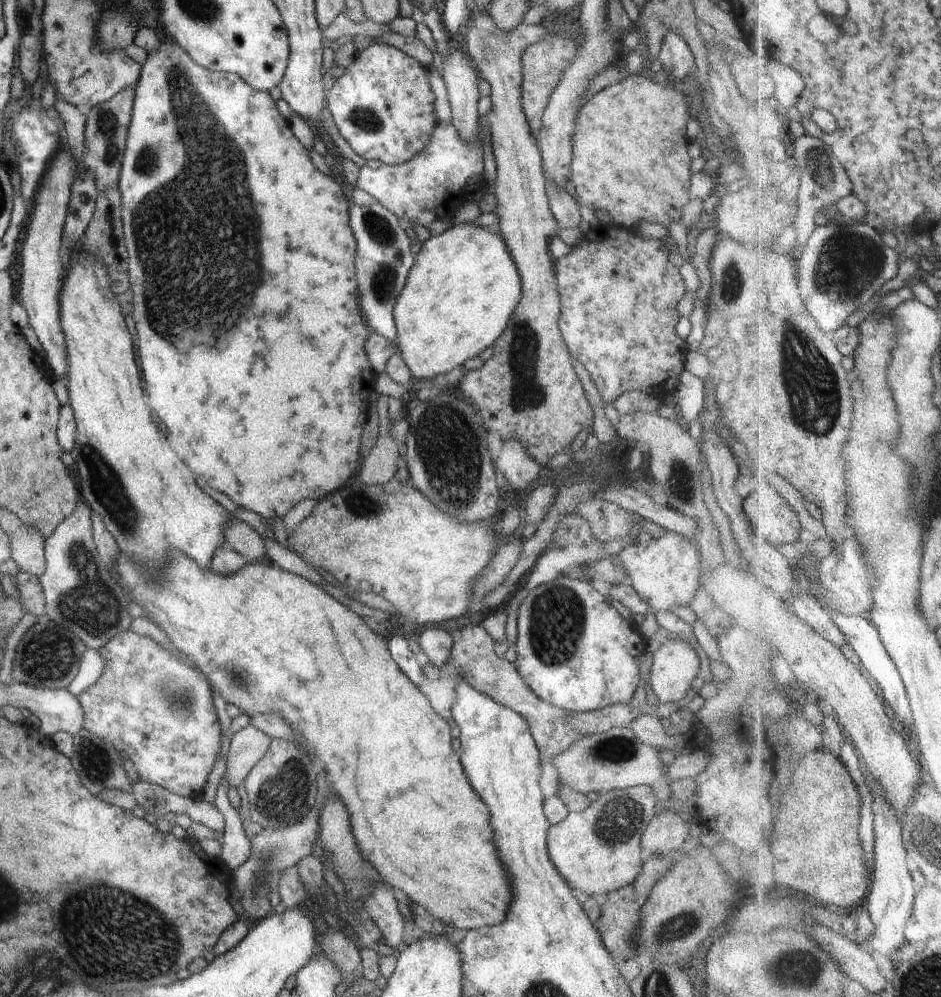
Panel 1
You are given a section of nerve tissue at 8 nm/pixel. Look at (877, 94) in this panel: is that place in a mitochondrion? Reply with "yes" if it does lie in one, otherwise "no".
no

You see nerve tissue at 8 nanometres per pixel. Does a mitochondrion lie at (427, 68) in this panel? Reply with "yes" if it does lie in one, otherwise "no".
no

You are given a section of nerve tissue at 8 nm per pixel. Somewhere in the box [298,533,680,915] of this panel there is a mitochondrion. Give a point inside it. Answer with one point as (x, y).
(557, 615)

